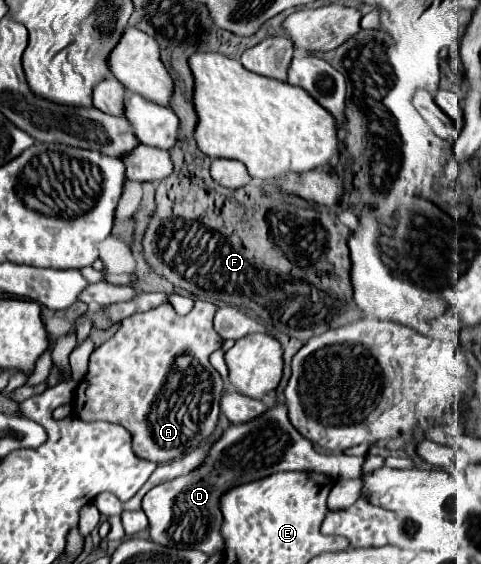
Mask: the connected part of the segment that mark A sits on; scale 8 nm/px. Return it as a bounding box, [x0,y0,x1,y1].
[74,300,224,464]

